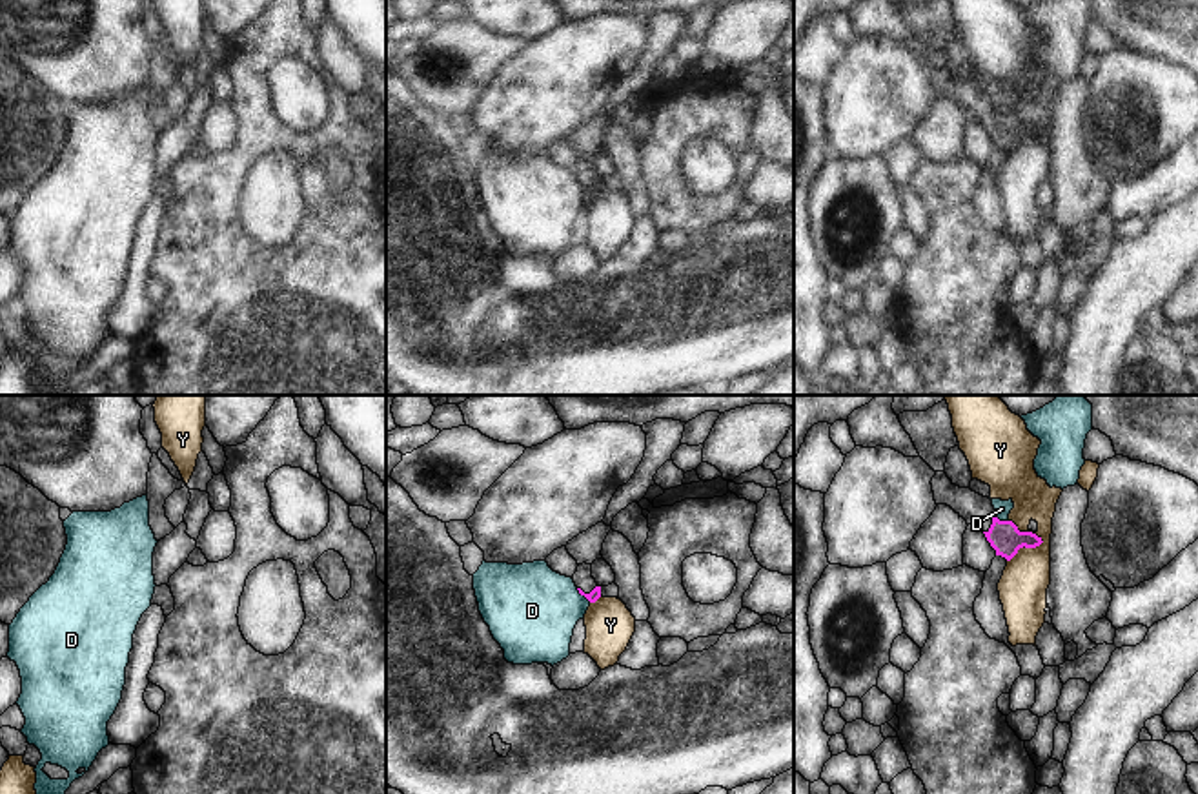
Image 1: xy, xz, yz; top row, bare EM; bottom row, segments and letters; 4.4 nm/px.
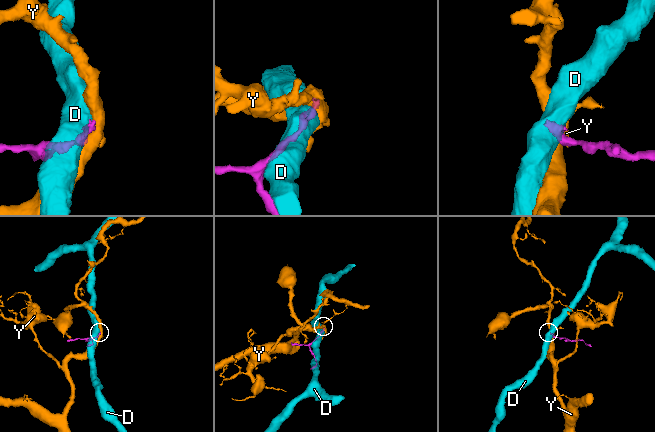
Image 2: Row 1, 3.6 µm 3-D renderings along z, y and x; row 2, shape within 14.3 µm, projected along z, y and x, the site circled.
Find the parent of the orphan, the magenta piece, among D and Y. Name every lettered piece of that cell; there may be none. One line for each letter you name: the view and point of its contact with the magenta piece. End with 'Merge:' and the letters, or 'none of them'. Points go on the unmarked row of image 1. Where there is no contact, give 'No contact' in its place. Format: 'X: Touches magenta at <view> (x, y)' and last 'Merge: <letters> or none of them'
Merge: none of them

